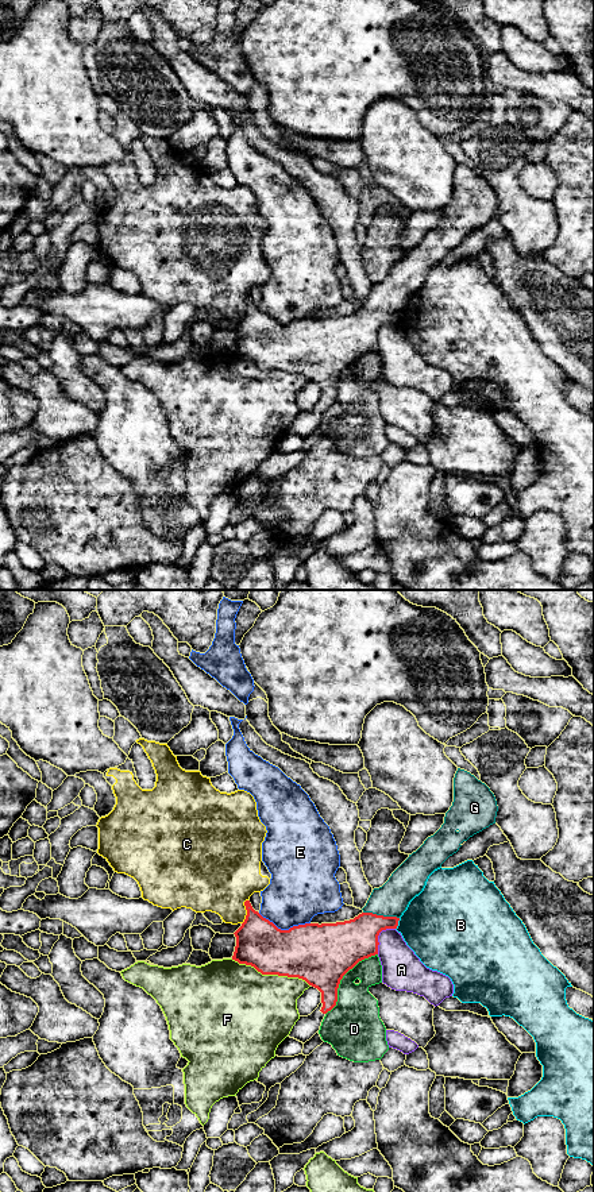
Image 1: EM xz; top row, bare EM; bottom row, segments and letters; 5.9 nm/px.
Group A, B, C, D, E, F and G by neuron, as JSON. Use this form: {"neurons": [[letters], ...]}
{"neurons": [["A"], ["B"], ["C"], ["D"], ["E"], ["F"], ["G"]]}

